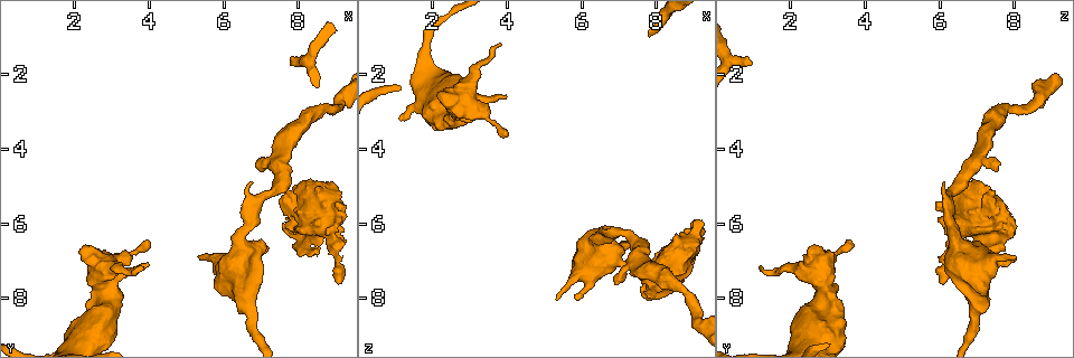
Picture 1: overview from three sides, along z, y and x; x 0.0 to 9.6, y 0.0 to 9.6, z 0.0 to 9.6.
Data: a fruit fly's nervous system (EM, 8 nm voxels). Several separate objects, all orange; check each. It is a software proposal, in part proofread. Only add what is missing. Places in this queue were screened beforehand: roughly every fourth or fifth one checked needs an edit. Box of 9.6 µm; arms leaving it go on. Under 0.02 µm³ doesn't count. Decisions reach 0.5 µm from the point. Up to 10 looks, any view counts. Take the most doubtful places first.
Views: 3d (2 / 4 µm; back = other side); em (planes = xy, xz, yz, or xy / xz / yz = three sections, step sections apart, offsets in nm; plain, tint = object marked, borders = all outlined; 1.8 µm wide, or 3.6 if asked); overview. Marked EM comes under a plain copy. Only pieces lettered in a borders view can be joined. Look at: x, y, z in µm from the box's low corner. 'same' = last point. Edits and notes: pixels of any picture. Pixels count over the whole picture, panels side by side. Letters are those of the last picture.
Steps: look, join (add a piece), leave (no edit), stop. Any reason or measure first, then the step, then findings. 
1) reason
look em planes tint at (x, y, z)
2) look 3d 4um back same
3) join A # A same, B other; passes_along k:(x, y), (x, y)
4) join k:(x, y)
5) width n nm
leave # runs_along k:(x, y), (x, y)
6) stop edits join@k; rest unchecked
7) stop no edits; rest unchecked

look 3d 4um back at (7.80, 1.70, 0.95)

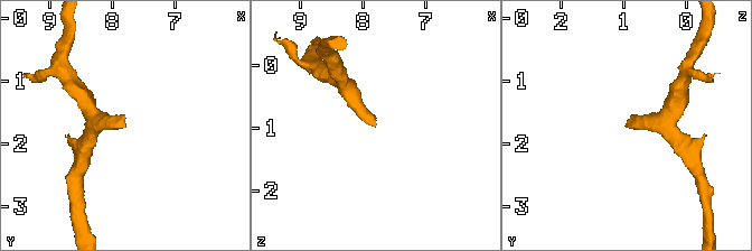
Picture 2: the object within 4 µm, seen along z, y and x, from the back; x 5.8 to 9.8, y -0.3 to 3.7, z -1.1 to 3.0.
look em yz step 16 borders at (7.80, 1.70, 1.00)

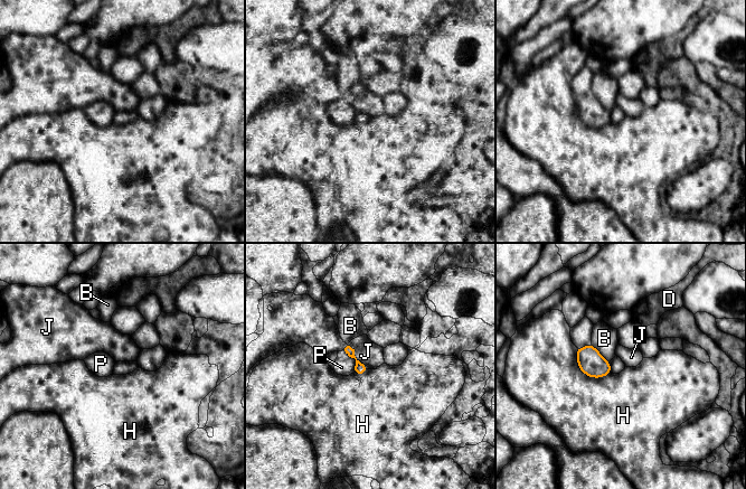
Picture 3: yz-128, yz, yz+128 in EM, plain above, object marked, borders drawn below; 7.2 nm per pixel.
another direction
look em planes borders same

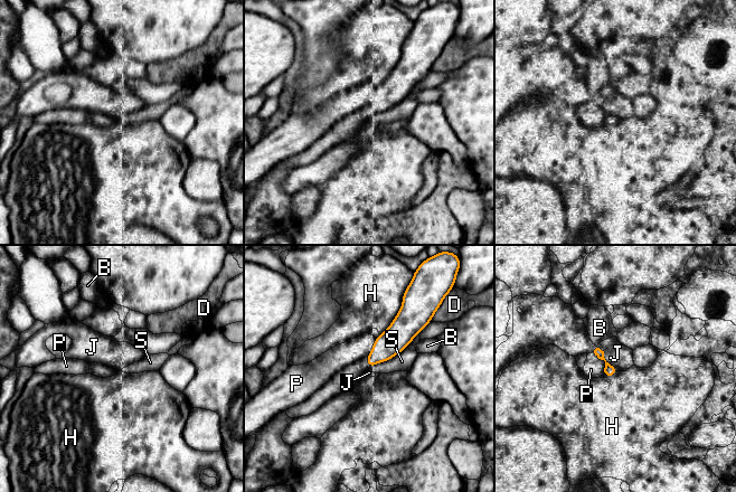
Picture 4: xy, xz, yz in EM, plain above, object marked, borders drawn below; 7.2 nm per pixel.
join P # B other, D other, H other, J other, P same, S other; it goes on there

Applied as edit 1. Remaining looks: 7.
branch stops here
look em planes borders at (3.90, 7.05, 2.55)

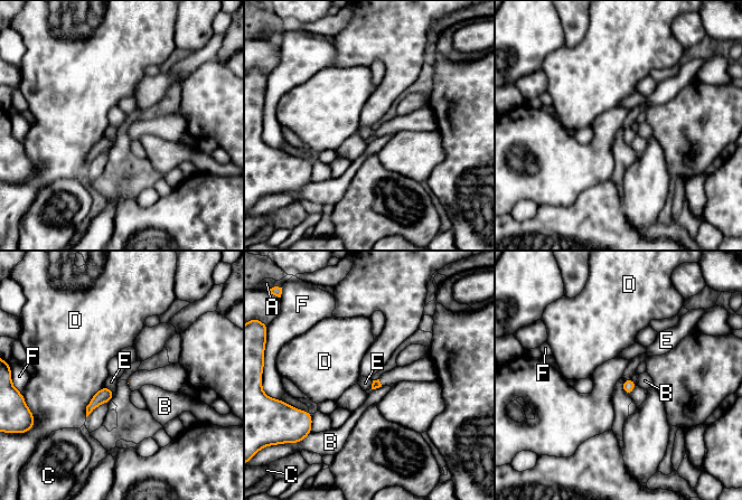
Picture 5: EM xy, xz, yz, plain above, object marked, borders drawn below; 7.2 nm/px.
leave # A other, B other, C other, D other, E other, F other; border 5:(103, 385), (113, 393); none of them fits

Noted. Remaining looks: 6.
branch stops here
look em 3.6um planes tint at (7.70, 5.10, 7.45)

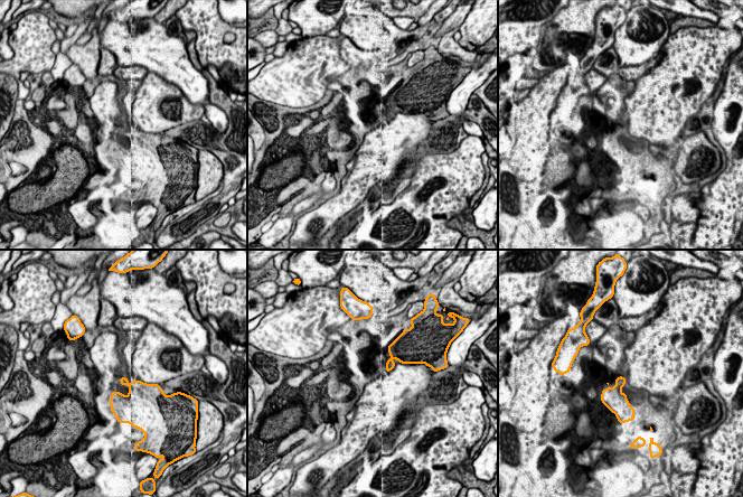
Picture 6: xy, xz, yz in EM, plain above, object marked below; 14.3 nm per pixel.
see the neighbours
look em 3.6um planes borders same

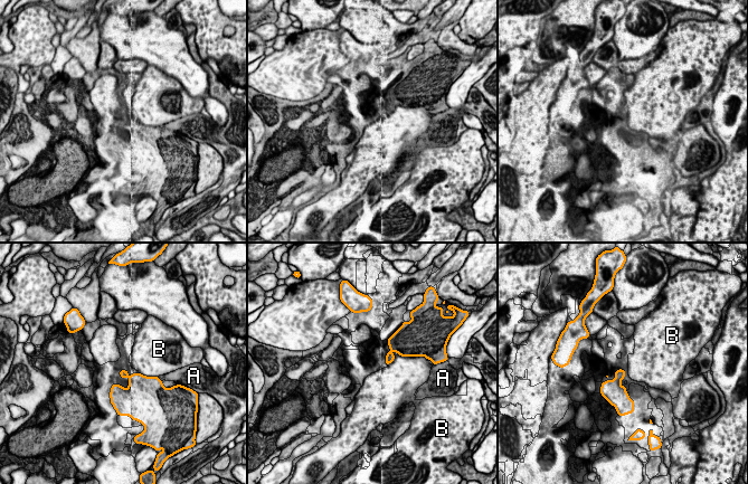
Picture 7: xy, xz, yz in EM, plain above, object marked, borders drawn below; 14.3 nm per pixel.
leave # A other, B other; border 7:(139, 372), (145, 376), (158, 377); none of them fits

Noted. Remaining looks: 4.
stops while still wide
look 3d 4um at (5.85, 6.85, 8.05)

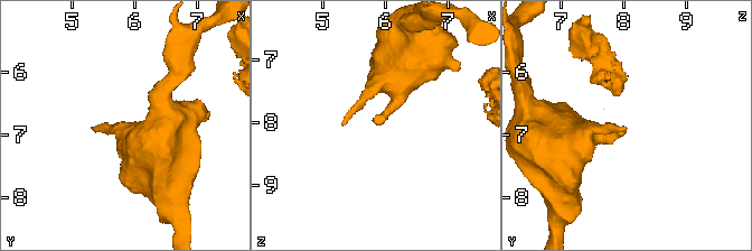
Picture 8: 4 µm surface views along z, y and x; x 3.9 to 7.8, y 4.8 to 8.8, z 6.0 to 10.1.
shape alone is not enough
look em planes borders at (5.85, 6.90, 8.05)

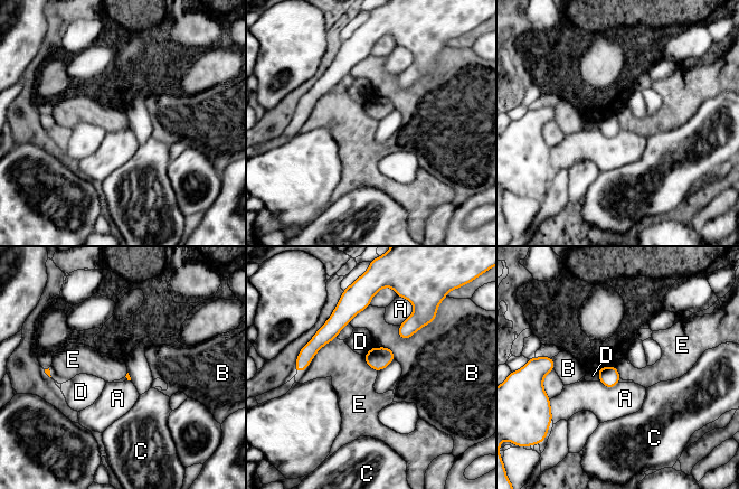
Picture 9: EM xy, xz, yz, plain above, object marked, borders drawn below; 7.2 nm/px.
leave # A other, B other, C other, D other, E other; border 9:(337, 337), (296, 374); no lettered piece goes on from it

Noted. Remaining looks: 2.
stop edits join@4; rest unchecked

